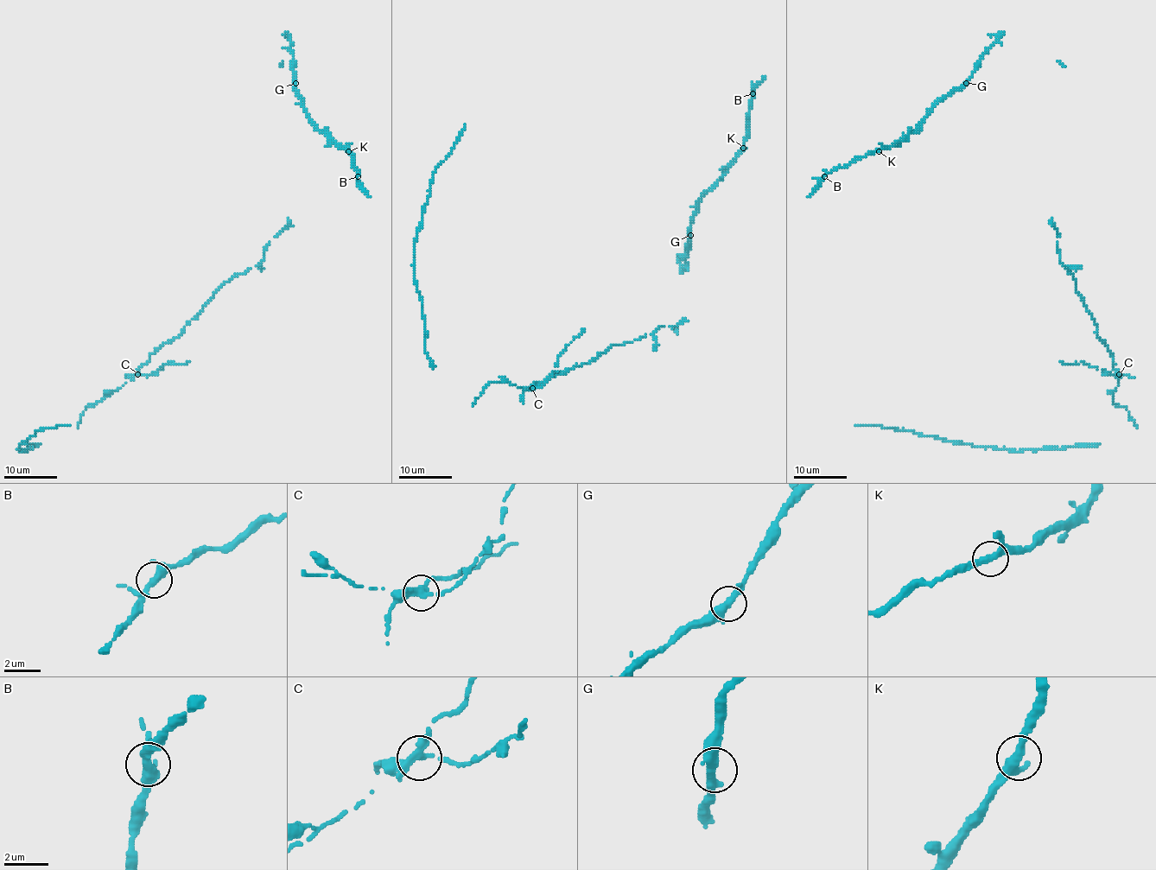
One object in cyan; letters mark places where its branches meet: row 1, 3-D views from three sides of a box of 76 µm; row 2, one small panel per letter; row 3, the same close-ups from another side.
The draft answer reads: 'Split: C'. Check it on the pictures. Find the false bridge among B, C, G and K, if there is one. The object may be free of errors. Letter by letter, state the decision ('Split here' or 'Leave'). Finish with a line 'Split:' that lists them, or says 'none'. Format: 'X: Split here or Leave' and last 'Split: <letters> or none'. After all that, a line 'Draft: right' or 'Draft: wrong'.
B: Leave
C: Split here
G: Leave
K: Leave
Split: C
Draft: right

